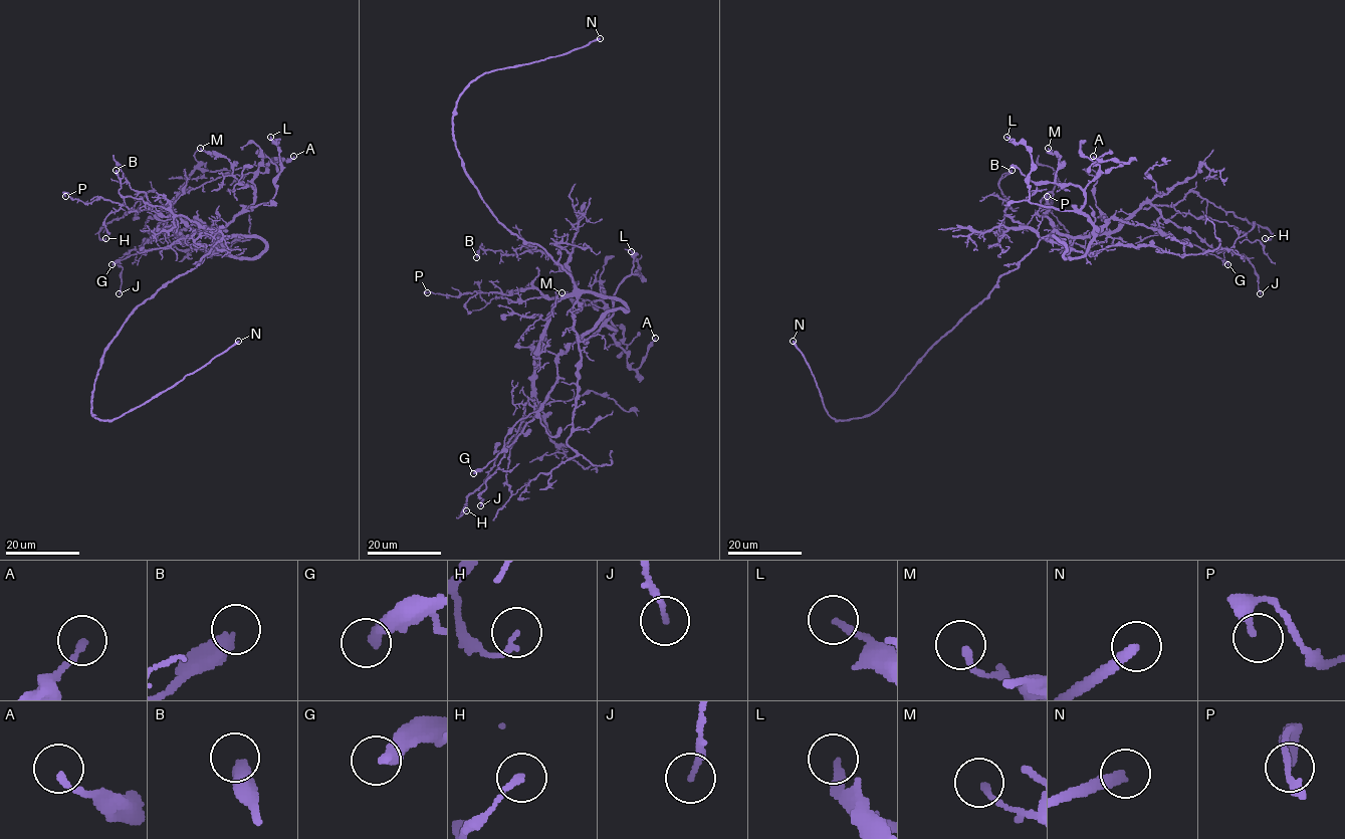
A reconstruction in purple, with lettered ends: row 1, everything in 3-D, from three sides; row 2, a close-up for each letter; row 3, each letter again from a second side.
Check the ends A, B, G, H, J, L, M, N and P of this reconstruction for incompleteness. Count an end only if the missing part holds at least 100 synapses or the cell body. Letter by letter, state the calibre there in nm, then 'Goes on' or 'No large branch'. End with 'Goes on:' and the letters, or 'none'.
A: Thickness 180 nm. No large branch
B: Thickness 420 nm. No large branch
G: Thickness 400 nm. No large branch
H: Thickness 140 nm. No large branch
J: Thickness 180 nm. No large branch
L: Thickness 240 nm. No large branch
M: Thickness 170 nm. No large branch
N: Thickness 320 nm. Goes on
P: Thickness 200 nm. No large branch
Goes on: N

